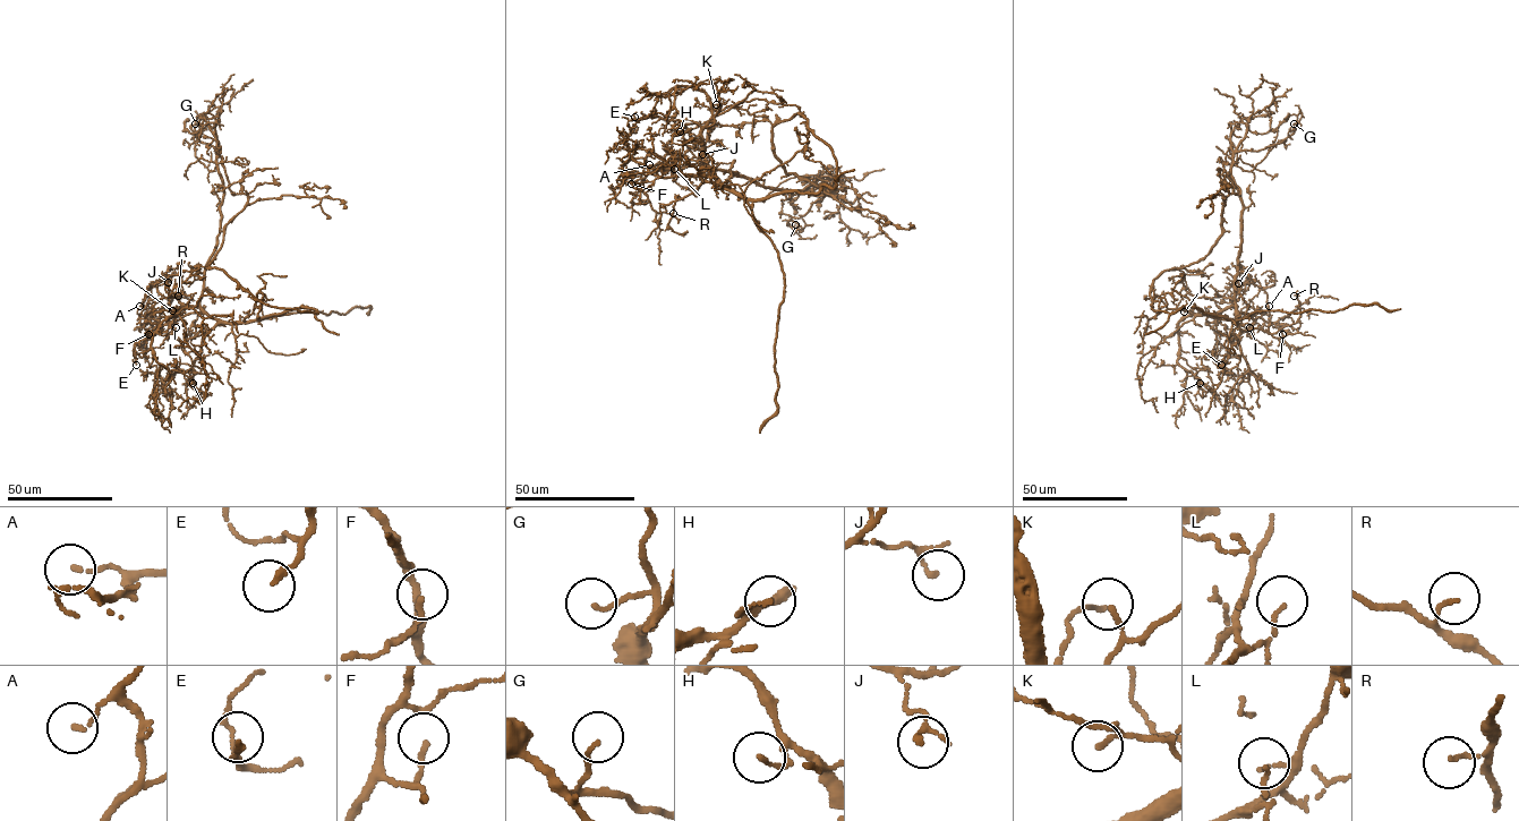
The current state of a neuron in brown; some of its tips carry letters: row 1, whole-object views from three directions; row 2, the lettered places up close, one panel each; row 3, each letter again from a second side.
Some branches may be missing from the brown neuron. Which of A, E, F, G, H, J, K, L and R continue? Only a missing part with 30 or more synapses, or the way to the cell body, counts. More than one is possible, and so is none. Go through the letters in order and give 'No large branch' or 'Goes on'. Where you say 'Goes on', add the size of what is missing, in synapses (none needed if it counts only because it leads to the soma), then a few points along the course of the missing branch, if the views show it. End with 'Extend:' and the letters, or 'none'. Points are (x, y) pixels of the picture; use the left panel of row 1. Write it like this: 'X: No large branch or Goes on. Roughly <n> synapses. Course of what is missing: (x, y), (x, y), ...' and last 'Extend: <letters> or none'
A: No large branch
E: No large branch
F: No large branch
G: No large branch
H: No large branch
J: No large branch
K: No large branch
L: No large branch
R: No large branch
Extend: none

